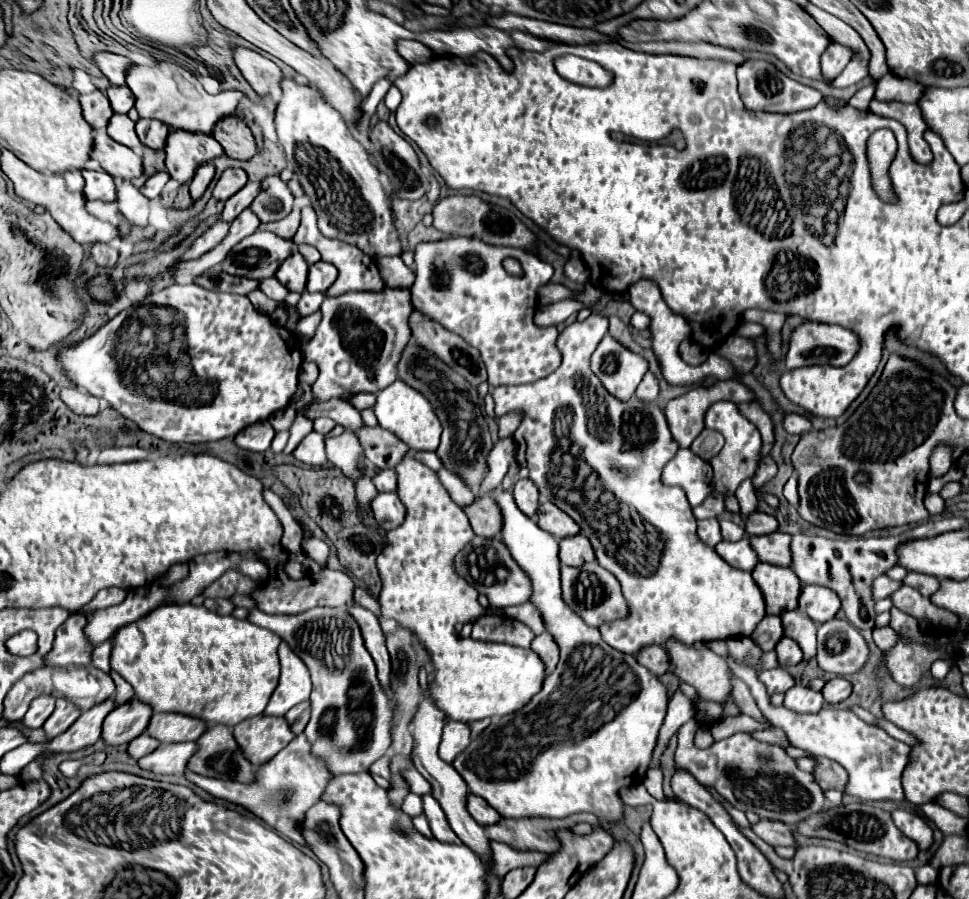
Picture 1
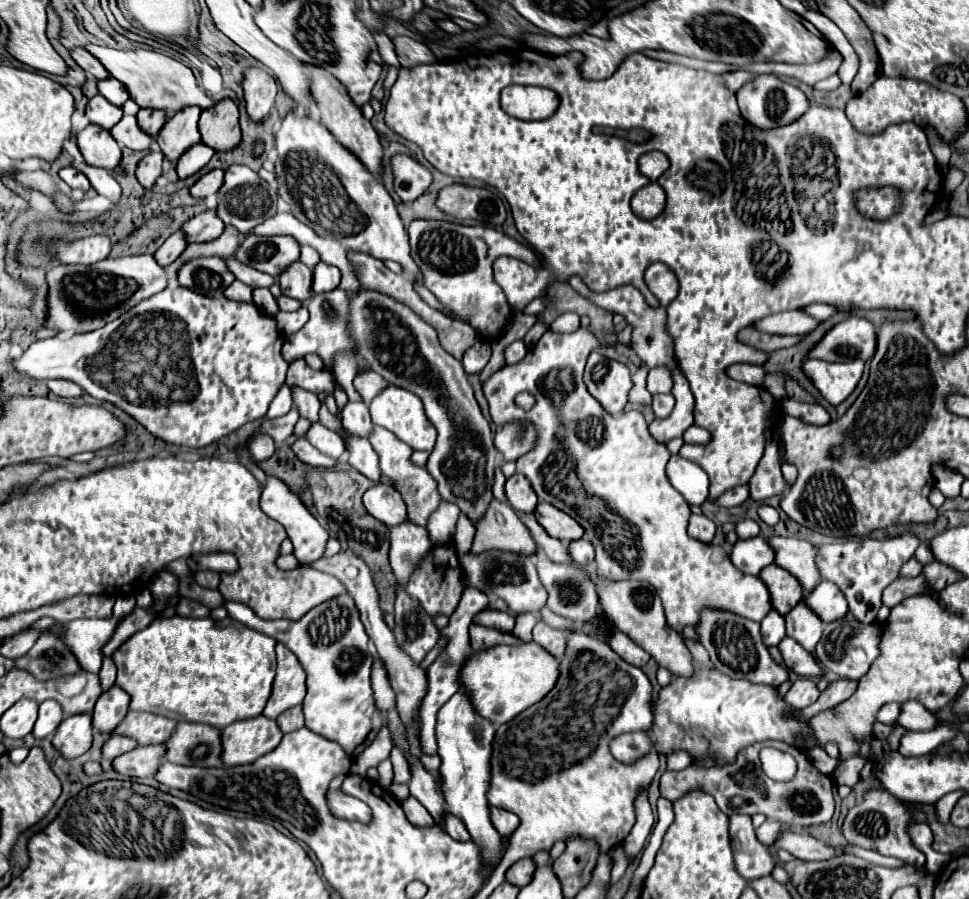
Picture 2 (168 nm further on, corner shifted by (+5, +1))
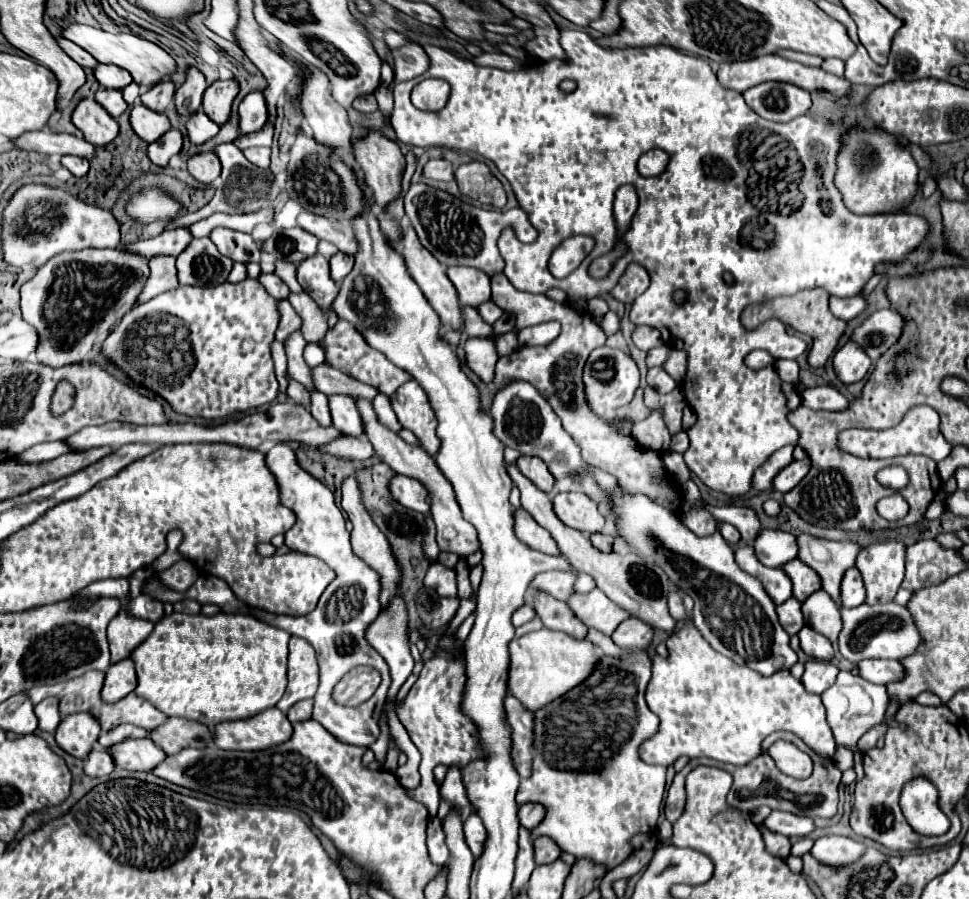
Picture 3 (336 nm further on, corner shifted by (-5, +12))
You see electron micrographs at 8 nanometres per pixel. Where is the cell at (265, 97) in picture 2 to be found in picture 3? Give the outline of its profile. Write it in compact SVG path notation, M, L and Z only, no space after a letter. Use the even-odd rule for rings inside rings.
M253 90L243 98L243 102L239 104L239 116L241 134L249 134L263 128L263 124L267 122L267 104L263 90Z

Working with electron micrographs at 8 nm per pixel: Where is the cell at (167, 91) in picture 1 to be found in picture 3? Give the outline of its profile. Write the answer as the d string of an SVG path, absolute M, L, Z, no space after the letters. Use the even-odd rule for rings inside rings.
M73 24L65 30L63 36L77 42L81 48L89 50L101 64L115 64L119 68L125 68L133 76L133 80L143 88L153 88L155 84L163 80L171 80L171 76L177 72L177 62L173 60L169 52L165 52L161 46L135 34L111 34L99 28Z

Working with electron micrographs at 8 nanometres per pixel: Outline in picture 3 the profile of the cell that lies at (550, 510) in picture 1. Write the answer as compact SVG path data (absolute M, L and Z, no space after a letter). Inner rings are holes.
M563 492L553 498L553 510L557 518L585 534L601 532L605 518L599 514L597 504L581 492Z

